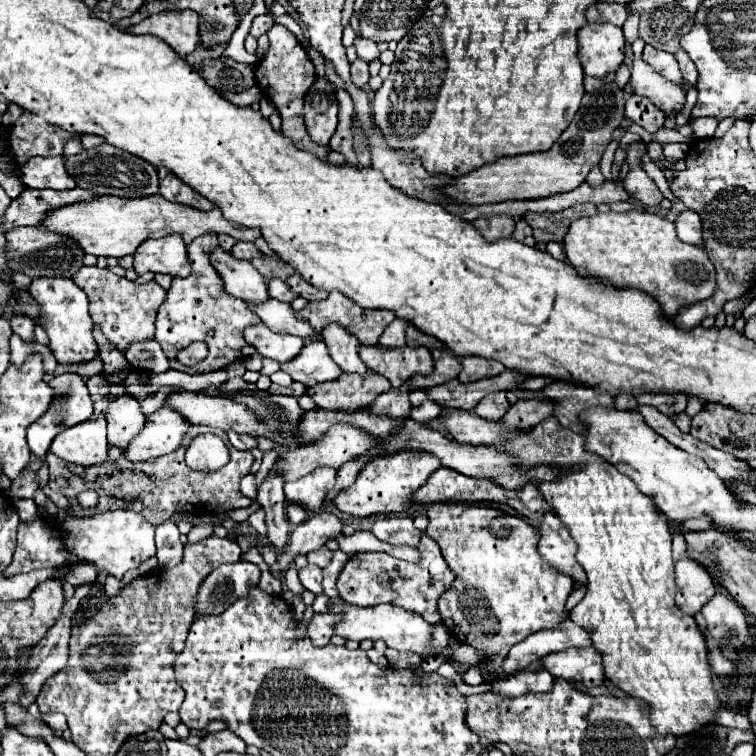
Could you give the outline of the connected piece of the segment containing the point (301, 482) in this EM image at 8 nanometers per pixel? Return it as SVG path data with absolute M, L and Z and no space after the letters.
M321 467L293 483L285 483L285 495L289 503L299 503L307 511L319 511L323 507L327 491L333 485L335 485L335 469Z

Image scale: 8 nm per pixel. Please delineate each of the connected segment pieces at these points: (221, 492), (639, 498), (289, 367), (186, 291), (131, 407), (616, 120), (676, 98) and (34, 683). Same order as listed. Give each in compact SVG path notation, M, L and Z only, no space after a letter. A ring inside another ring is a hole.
M192 425L189 431L186 433L182 440L181 447L171 453L171 455L163 455L159 459L151 459L147 463L137 463L133 465L135 469L141 469L147 473L149 479L157 479L155 483L155 489L145 495L143 499L133 499L129 501L129 509L133 511L139 511L145 515L145 519L149 517L149 521L167 521L173 513L199 513L201 515L209 515L213 513L217 507L229 511L229 509L241 509L241 507L249 507L251 501L247 497L241 495L239 491L239 481L241 477L245 477L253 465L253 455L249 451L233 451L233 445L228 440L227 434L221 429L208 429L210 433L217 435L223 440L229 453L231 453L231 461L229 465L217 469L217 471L193 471L185 465L185 459L183 459L183 453L185 453L185 447L188 447L192 439L202 433L205 433L205 426Z
M453 409L441 417L445 431L455 441L469 445L503 445L505 451L517 455L517 459L525 463L523 469L531 467L533 463L555 463L561 467L569 467L571 463L585 465L581 471L561 471L559 479L553 483L539 483L539 491L543 491L547 503L551 503L553 511L567 525L571 537L579 545L577 561L583 565L589 577L587 593L581 603L571 611L569 619L589 631L595 651L603 657L605 677L627 695L639 697L649 705L649 721L661 735L681 737L695 733L709 723L715 723L715 713L719 711L723 701L713 683L703 635L695 619L679 611L679 607L675 605L671 531L667 525L667 517L655 509L653 501L643 495L627 475L605 463L599 455L585 451L585 437L561 427L555 417L541 421L535 429L519 433L513 439L503 437L503 427L499 423L487 423L473 411Z
M313 341L307 343L297 357L287 363L281 363L281 371L289 373L293 381L303 383L305 387L313 387L317 383L335 381L343 371L333 363L325 343Z
M205 233L205 235L197 237L187 247L193 271L191 271L189 279L173 279L171 289L167 291L167 299L159 307L157 321L155 321L155 327L157 327L155 329L155 341L165 351L165 357L169 359L171 367L177 371L181 369L183 373L189 373L189 375L219 371L219 369L227 367L229 363L243 361L255 353L255 349L245 343L243 329L247 325L259 323L261 319L257 319L257 315L253 315L253 311L249 311L245 301L235 299L229 293L225 293L221 277L213 269L213 265L209 263L209 253L215 247L217 247L217 235L215 233ZM209 329L215 331L213 337L207 335ZM193 341L205 341L209 347L209 357L195 367L183 367L183 365L179 365L175 355Z
M95 377L87 381L87 387L95 403L95 415L103 413L107 419L109 445L127 449L129 441L137 435L137 431L141 431L145 423L145 415L141 413L139 401L129 395L121 395L113 401L103 401L103 383L95 383Z
M603 83L597 91L585 93L573 123L563 131L563 135L549 151L497 159L497 163L481 167L471 175L453 179L453 185L449 185L445 193L451 199L469 205L503 203L517 199L545 199L557 193L569 193L581 183L585 183L589 171L599 165L605 147L613 139L611 137L613 131L623 121L623 109L625 109L625 91L617 87L617 83Z
M633 59L631 85L635 95L651 99L653 105L665 115L679 115L685 107L685 87L657 75L657 71L641 59Z
M81 585L81 587L75 589L73 599L63 605L63 611L61 611L59 621L49 629L47 637L41 639L41 643L37 643L37 647L33 647L33 651L31 651L31 655L29 655L29 663L27 663L27 667L25 667L25 673L23 673L21 681L19 681L21 687L23 687L23 693L21 693L21 697L19 697L19 703L21 703L23 707L29 707L29 705L37 699L37 695L39 695L41 685L45 683L45 679L49 679L51 675L55 675L57 671L61 671L61 669L65 667L65 663L67 663L67 645L69 645L69 635L71 635L71 617L73 617L75 611L79 609L79 599L85 597L85 595L89 595L89 587L91 587L91 585Z

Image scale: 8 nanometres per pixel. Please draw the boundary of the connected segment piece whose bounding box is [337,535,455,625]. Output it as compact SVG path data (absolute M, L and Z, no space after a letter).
M427 535L421 537L421 543L417 549L421 553L419 563L407 563L407 561L395 559L387 553L353 555L347 561L347 565L341 571L339 581L337 581L337 591L339 591L341 599L345 599L347 603L357 605L357 607L373 607L379 603L391 603L391 605L405 607L407 611L419 613L431 625L439 623L441 615L437 609L437 599L451 587L451 583L455 581L455 573L445 563L437 543L433 543L433 539L429 539Z

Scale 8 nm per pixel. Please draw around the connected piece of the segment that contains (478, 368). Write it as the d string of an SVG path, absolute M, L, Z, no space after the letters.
M465 357L465 359L461 359L461 365L463 365L463 371L457 377L461 383L473 383L479 379L495 377L505 371L505 367L501 363L487 361L483 357Z

